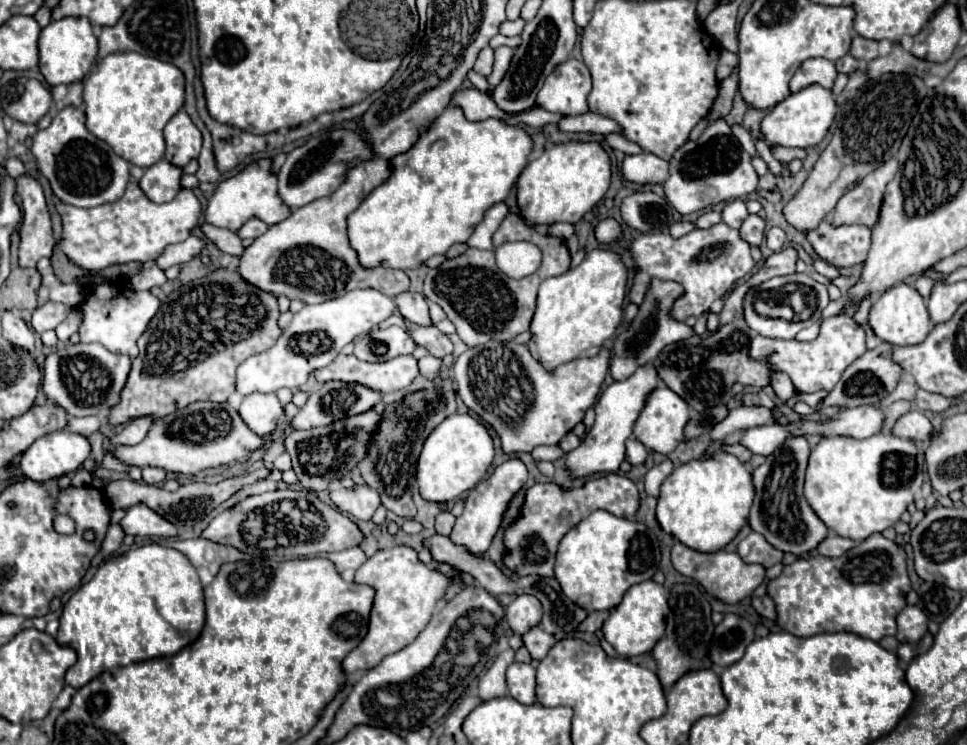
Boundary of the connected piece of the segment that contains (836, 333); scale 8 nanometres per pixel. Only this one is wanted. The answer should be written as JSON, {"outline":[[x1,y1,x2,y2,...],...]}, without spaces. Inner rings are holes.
{"outline":[[833,316,821,322,819,334,811,342,799,340,779,340,779,338,763,338,755,336,751,340,751,358,757,362,769,362,775,370,785,372,797,392,817,392,817,390,833,390,839,382,843,370,861,354,865,354,865,330,851,316]]}

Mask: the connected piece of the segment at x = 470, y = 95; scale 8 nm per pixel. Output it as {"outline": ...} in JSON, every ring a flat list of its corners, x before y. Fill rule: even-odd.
{"outline":[[475,88,455,92,449,106,459,106,463,110,465,118,471,120,471,122,481,122,481,120,487,120,487,118,505,118,507,116,505,112,501,112,495,106,495,102,491,100,489,94,479,92]]}

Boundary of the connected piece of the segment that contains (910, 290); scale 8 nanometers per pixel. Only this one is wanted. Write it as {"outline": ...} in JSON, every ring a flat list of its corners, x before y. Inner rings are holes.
{"outline":[[897,284,891,290,883,292,879,300,871,306,869,326,877,338,881,338,883,342,889,342,891,346,911,346,911,344,923,342,923,338,931,330,931,320,921,294,909,284]]}

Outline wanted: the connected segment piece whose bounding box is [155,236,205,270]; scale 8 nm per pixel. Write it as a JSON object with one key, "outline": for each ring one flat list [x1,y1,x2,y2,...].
{"outline":[[189,236,185,242,167,246,167,248,163,250,163,254,155,260,155,266,161,268,161,270,167,270,169,266,185,264,185,262,189,262,193,256,197,256,203,246,205,246,205,240,201,240,201,238,197,238,197,236]]}

